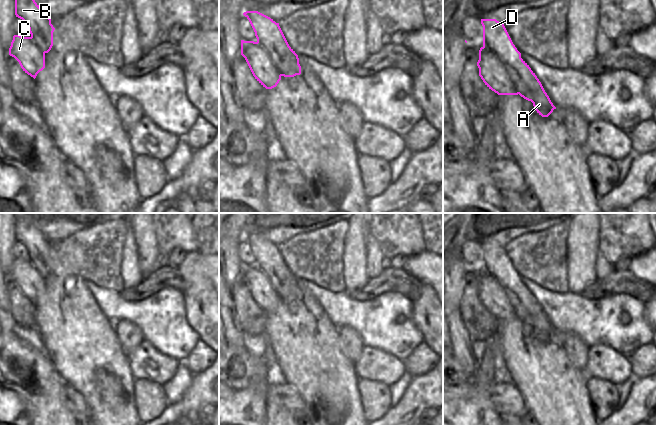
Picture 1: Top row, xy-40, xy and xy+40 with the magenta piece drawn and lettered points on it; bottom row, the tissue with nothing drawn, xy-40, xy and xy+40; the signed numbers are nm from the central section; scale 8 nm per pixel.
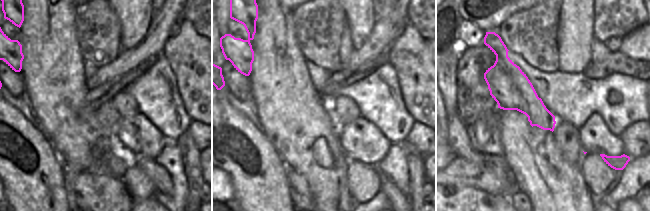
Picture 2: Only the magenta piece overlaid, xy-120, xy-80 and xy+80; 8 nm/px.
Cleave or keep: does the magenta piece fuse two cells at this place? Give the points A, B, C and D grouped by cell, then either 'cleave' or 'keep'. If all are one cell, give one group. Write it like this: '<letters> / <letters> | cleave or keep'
A B D / C | cleave

